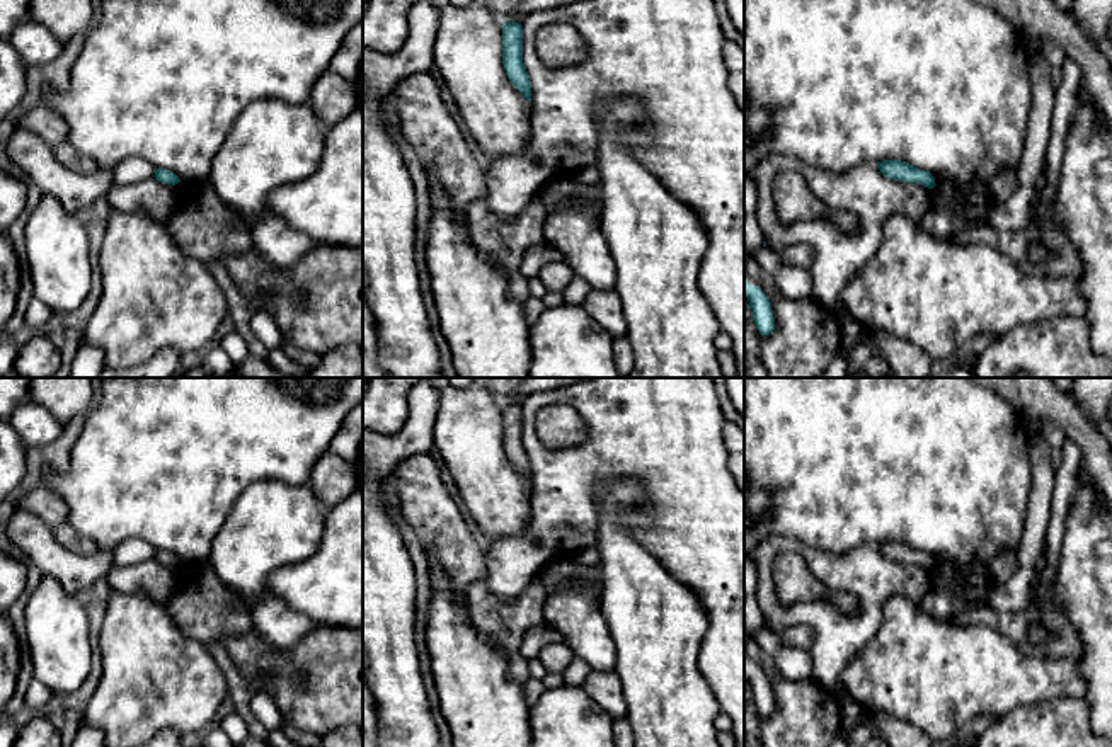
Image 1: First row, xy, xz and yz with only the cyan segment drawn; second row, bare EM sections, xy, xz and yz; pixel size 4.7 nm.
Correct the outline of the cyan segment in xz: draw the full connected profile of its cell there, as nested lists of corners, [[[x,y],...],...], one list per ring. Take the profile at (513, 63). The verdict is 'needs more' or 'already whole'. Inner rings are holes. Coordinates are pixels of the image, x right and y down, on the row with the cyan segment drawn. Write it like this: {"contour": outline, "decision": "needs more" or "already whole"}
{"contour": [[[502,22],[502,65],[513,85],[531,102],[531,82],[523,63],[523,26]]], "decision": "already whole"}

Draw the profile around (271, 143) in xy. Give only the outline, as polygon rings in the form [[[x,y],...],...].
[[[261,99],[237,116],[211,160],[208,182],[249,218],[254,248],[274,267],[289,267],[318,245],[271,214],[267,197],[318,168],[325,133],[307,102]]]

